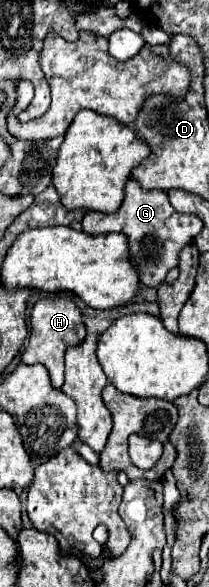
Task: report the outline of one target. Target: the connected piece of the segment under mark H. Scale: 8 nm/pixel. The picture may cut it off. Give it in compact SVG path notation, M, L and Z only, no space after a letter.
M40 298L30 314L30 340L22 354L22 364L42 364L50 372L54 388L64 384L64 354L68 346L78 346L86 338L86 328L82 324L82 314L78 306L68 298Z

